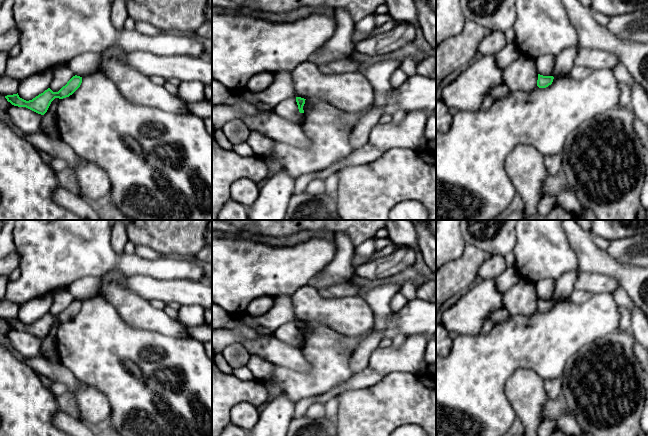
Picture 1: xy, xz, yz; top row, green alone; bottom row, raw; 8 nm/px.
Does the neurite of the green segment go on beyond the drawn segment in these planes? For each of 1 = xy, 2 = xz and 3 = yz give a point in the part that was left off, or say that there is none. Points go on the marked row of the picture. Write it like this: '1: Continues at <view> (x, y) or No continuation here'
1: No continuation here
2: No continuation here
3: No continuation here

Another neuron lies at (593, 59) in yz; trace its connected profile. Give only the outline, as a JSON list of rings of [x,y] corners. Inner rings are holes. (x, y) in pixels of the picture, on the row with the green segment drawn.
[[[578,48],[574,66],[581,66],[590,71],[600,69],[613,70],[620,63],[617,55],[604,50]]]

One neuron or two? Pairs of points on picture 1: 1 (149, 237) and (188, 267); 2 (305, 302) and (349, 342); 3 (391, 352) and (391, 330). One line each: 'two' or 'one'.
1: two
2: two
3: two

